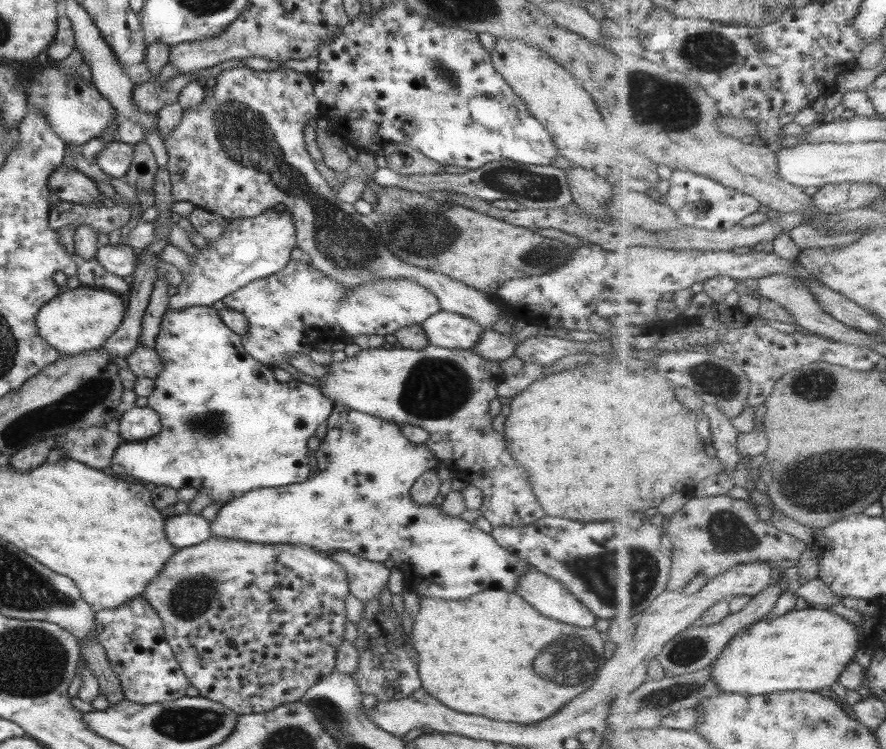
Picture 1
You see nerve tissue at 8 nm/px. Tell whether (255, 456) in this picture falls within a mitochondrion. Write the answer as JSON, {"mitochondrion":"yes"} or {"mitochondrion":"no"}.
{"mitochondrion":"no"}

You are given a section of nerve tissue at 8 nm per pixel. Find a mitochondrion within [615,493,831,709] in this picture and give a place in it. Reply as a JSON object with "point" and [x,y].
{"point":[729,535]}

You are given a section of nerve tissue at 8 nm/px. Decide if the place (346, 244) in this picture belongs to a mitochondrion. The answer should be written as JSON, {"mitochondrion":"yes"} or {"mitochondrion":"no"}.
{"mitochondrion":"yes"}

